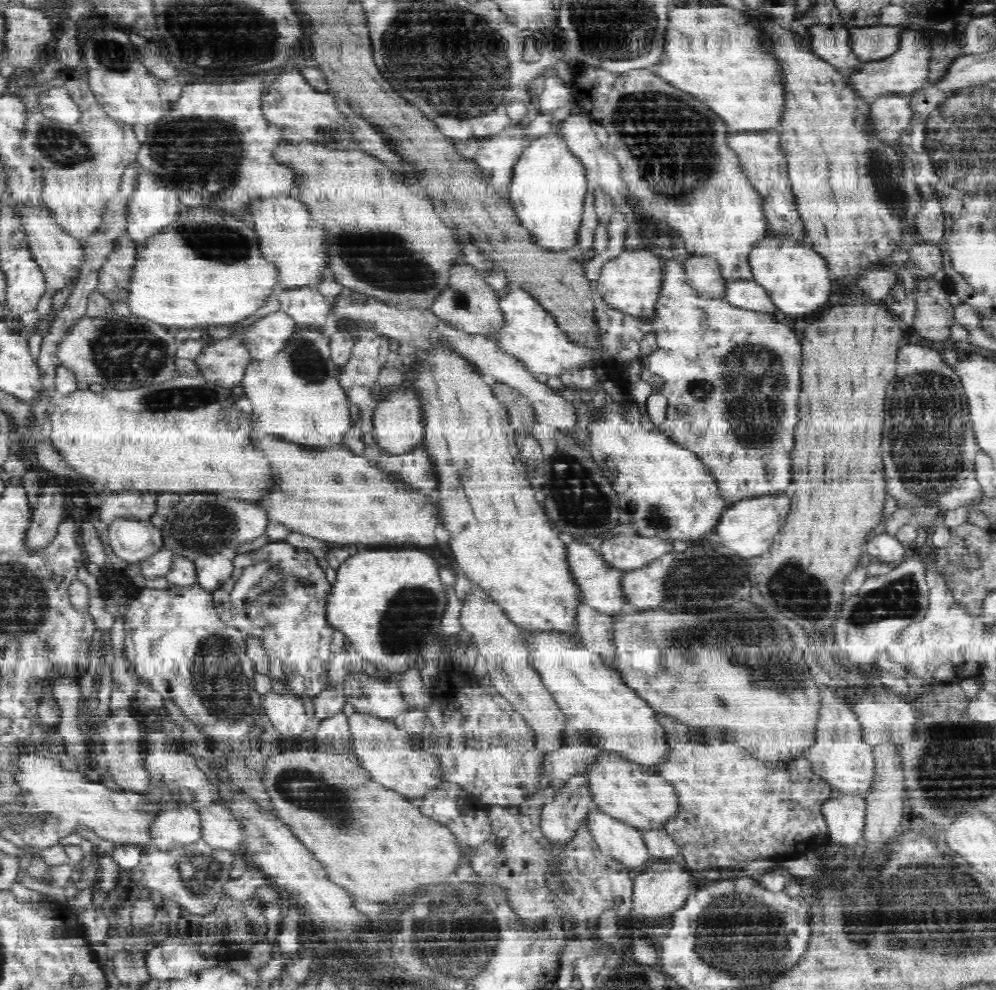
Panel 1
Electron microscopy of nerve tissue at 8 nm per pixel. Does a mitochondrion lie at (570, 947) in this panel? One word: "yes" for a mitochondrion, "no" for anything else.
no

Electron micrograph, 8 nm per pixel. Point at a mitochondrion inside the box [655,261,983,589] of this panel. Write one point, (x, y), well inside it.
(931, 457)

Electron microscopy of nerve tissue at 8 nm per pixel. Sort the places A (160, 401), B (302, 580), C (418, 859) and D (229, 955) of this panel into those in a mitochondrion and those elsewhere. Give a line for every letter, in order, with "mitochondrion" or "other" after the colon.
A: mitochondrion
B: mitochondrion
C: other
D: other

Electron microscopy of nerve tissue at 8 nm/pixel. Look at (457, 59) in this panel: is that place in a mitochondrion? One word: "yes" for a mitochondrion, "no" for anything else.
yes

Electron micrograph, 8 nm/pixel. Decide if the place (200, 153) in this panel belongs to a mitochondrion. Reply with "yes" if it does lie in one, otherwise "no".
yes

